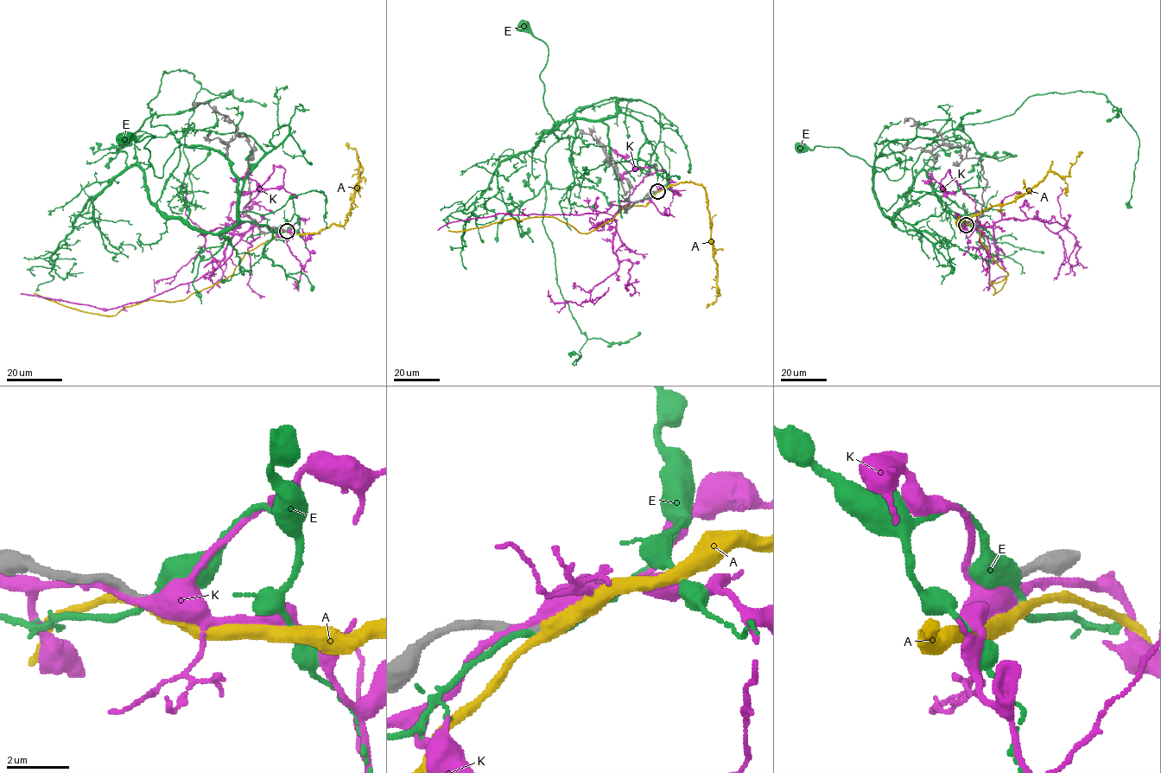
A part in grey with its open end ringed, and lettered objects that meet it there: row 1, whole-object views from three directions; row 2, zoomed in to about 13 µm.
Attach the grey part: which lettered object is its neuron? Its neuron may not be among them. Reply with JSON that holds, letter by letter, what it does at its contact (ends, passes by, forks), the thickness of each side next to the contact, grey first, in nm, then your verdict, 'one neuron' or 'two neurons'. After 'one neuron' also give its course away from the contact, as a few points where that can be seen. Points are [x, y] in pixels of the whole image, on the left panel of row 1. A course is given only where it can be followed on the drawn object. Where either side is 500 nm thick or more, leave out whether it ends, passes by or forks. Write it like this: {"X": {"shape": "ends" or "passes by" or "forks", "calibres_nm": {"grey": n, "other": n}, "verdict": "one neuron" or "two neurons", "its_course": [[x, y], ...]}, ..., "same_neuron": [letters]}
{"A": {"shape": "passes by", "calibres_nm": {"grey": 280, "other": 380}, "verdict": "one neuron", "its_course": [[287, 231], [248, 252], [231, 275], [184, 300], [147, 300], [112, 316], [68, 308], [33, 293]]}, "E": {"shape": "passes by", "calibres_nm": {"grey": 300, "other": 220}, "verdict": "two neurons"}, "K": {"shape": "passes by", "calibres_nm": {"grey": 360, "other": 320}, "verdict": "two neurons"}, "same_neuron": ["A"]}

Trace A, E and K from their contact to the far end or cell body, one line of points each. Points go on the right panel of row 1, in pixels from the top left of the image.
A: (966, 224), (980, 231), (980, 241), (1007, 273), (1001, 281), (991, 281), (993, 295), (1002, 288), (1005, 276)
E: (966, 224), (885, 213), (872, 169), (900, 152), (891, 180), (801, 147)
K: (966, 224), (977, 221), (982, 230), (980, 243), (987, 253), (988, 289), (996, 279), (1005, 276)

